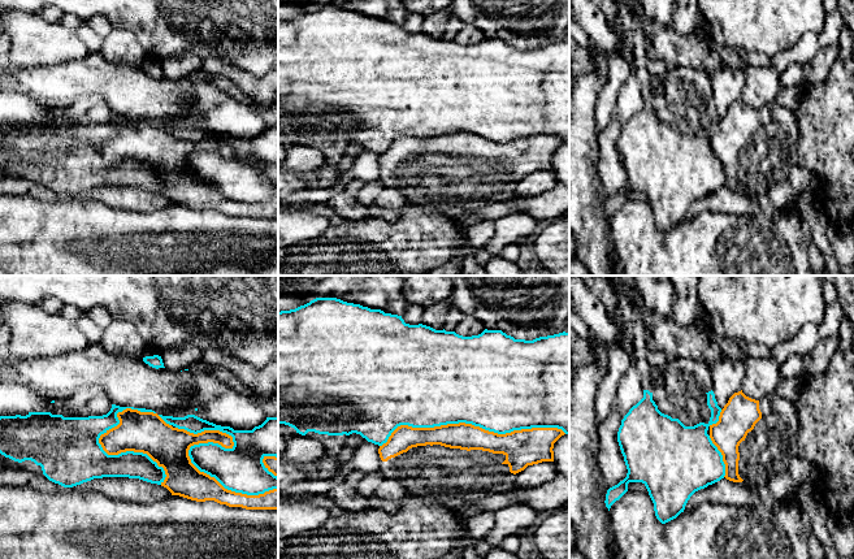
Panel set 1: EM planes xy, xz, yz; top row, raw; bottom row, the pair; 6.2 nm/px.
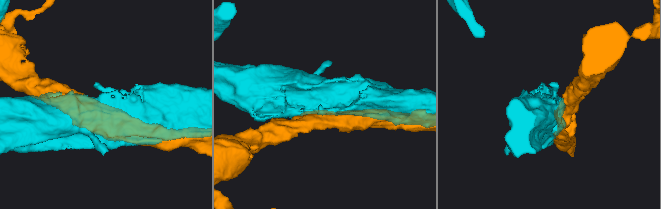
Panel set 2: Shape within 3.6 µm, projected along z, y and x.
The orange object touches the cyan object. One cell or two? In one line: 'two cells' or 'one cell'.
two cells

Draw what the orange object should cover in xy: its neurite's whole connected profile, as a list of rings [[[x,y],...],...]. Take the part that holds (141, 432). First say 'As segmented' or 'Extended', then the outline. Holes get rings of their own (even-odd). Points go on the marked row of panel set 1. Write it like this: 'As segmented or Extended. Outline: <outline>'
As segmented. Outline: [[[126,408],[117,413],[120,424],[100,436],[99,443],[108,455],[118,455],[126,451],[147,454],[159,467],[165,471],[165,480],[161,486],[166,488],[172,495],[179,495],[196,502],[214,500],[229,507],[242,507],[246,510],[278,510],[278,489],[265,491],[259,495],[247,495],[225,489],[214,477],[200,472],[188,456],[188,450],[199,443],[218,443],[225,448],[233,448],[233,437],[220,430],[204,430],[194,434],[185,429],[173,428],[157,413],[140,412]]]

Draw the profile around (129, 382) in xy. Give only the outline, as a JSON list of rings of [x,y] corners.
[[[99,343],[58,356],[17,359],[10,368],[35,394],[49,398],[68,398],[79,387],[101,386],[112,402],[120,407],[152,410],[157,415],[185,417],[195,415],[203,420],[234,430],[252,430],[266,420],[260,406],[238,394],[227,384],[198,370],[172,372],[152,368],[142,360],[108,354]]]

